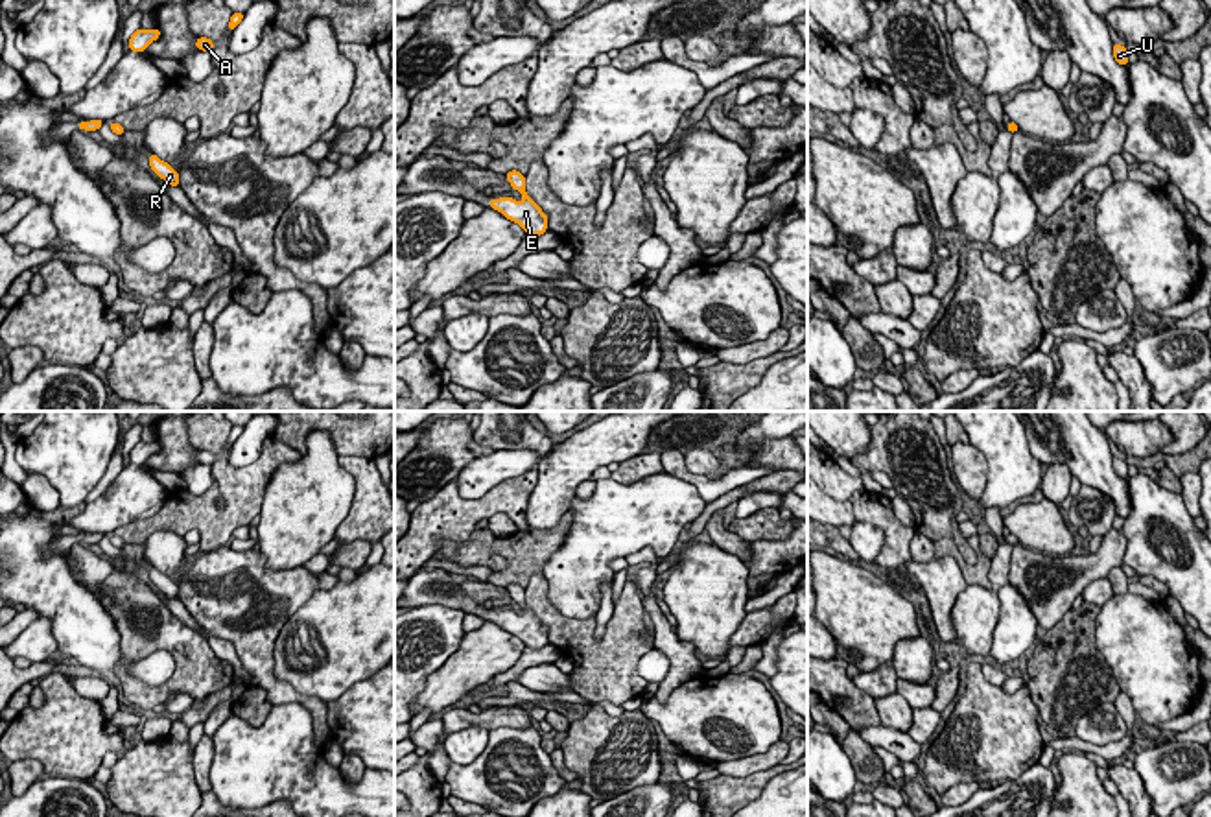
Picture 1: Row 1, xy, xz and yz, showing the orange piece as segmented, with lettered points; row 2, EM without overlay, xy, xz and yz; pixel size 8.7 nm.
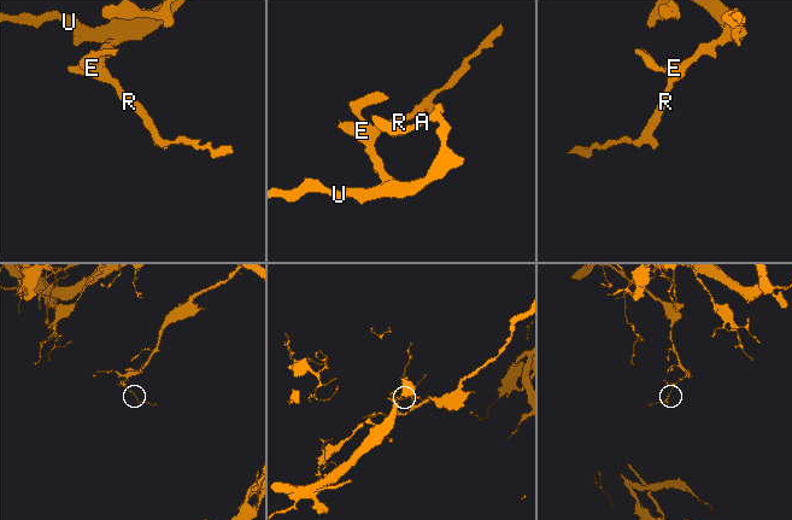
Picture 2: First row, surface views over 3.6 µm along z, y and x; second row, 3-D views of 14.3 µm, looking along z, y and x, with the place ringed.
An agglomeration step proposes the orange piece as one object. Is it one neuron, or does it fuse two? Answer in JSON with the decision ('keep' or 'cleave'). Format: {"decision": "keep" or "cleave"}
{"decision": "keep"}

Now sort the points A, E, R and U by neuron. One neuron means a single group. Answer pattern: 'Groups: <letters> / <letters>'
Groups: A E R U

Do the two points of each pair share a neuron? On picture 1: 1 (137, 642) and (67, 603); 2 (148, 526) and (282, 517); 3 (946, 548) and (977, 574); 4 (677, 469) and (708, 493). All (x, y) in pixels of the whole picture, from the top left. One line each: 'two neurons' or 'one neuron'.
1: two neurons
2: two neurons
3: one neuron
4: one neuron

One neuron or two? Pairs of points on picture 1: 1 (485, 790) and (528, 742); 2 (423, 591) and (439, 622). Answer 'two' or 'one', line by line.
1: one
2: two

